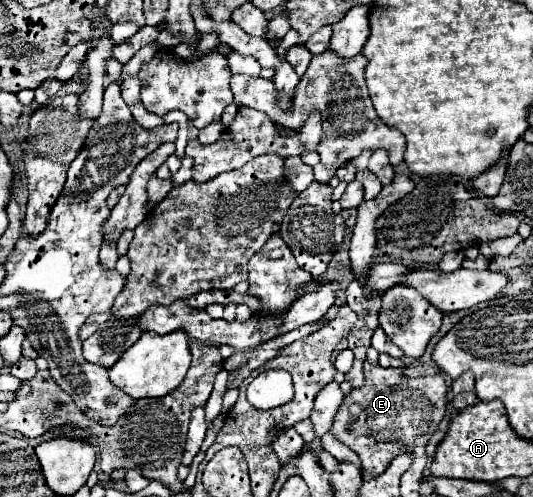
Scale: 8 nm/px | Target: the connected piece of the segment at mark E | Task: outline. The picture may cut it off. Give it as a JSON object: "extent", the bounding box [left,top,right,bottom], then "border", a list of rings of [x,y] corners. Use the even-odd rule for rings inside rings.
{"extent":[330,361,448,481],"border":[[[368,361],[364,363],[364,375],[366,375],[366,385],[362,389],[354,389],[348,395],[344,395],[344,401],[334,417],[334,425],[330,433],[338,441],[348,445],[354,453],[358,453],[362,461],[362,477],[366,481],[384,473],[390,459],[406,451],[414,453],[416,459],[412,463],[412,471],[424,469],[428,459],[424,447],[446,411],[446,405],[442,409],[434,407],[434,403],[440,399],[438,393],[444,393],[446,399],[448,387],[442,375],[432,375],[426,379],[418,377],[406,381],[400,369],[394,367],[382,369],[380,365],[370,365]]]}

